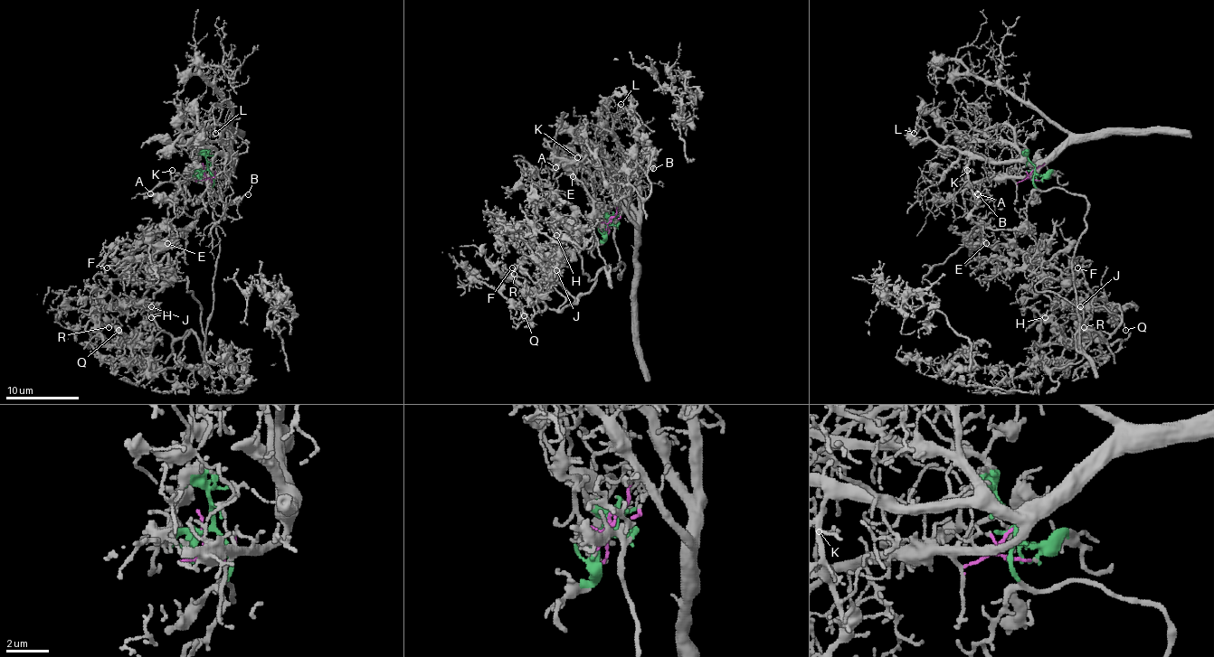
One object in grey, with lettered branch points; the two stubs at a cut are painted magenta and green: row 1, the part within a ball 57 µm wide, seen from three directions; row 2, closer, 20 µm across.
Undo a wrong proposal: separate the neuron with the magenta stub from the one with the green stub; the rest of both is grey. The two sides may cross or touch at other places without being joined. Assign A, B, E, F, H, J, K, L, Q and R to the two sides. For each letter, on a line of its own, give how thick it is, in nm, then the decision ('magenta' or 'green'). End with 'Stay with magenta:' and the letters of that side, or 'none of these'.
A: 150 nm thick; magenta
B: 100 nm thick; magenta
E: 180 nm thick; green
F: 150 nm thick; green
H: 150 nm thick; green
J: 120 nm thick; green
K: 140 nm thick; magenta
L: 150 nm thick; magenta
Q: 110 nm thick; green
R: 100 nm thick; green
Stay with magenta: A, B, K, L

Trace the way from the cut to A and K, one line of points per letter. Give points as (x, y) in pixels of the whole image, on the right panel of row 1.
A: (1034, 170), (1021, 181), (982, 179), (968, 183), (964, 188), (966, 192), (977, 193)
K: (1034, 170), (1021, 181), (984, 179), (970, 183), (966, 179), (966, 170)

